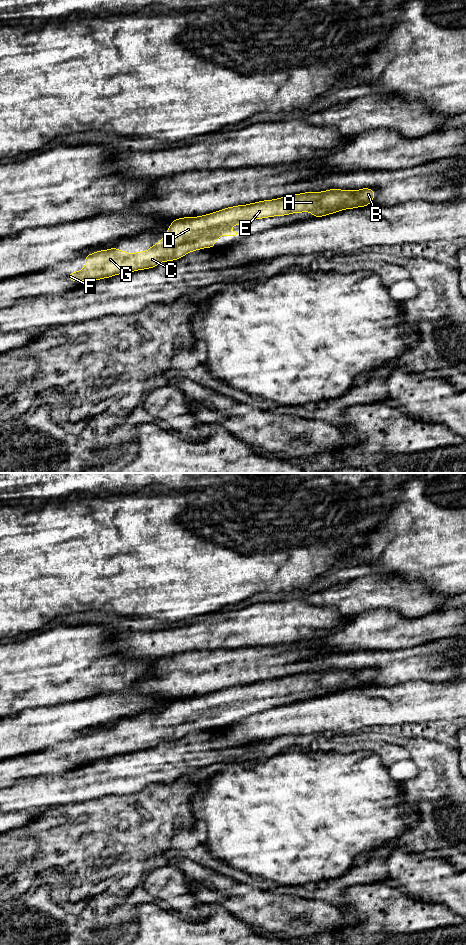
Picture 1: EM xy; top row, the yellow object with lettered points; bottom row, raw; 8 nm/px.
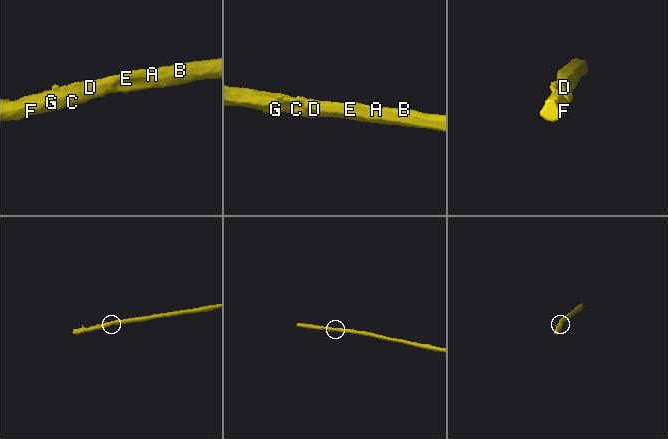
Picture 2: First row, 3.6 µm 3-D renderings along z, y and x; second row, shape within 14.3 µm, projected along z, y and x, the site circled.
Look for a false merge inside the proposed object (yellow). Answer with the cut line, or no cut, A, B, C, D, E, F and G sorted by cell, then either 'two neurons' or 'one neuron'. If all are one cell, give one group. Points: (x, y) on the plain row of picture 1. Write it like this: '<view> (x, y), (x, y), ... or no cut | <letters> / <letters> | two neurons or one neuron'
no cut | A B C D E F G | one neuron

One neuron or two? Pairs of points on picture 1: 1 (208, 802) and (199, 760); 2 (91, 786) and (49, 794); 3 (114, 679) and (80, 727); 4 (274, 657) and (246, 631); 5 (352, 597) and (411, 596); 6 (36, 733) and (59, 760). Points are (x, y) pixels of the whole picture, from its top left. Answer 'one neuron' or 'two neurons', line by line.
1: two neurons
2: one neuron
3: two neurons
4: two neurons
5: one neuron
6: two neurons

